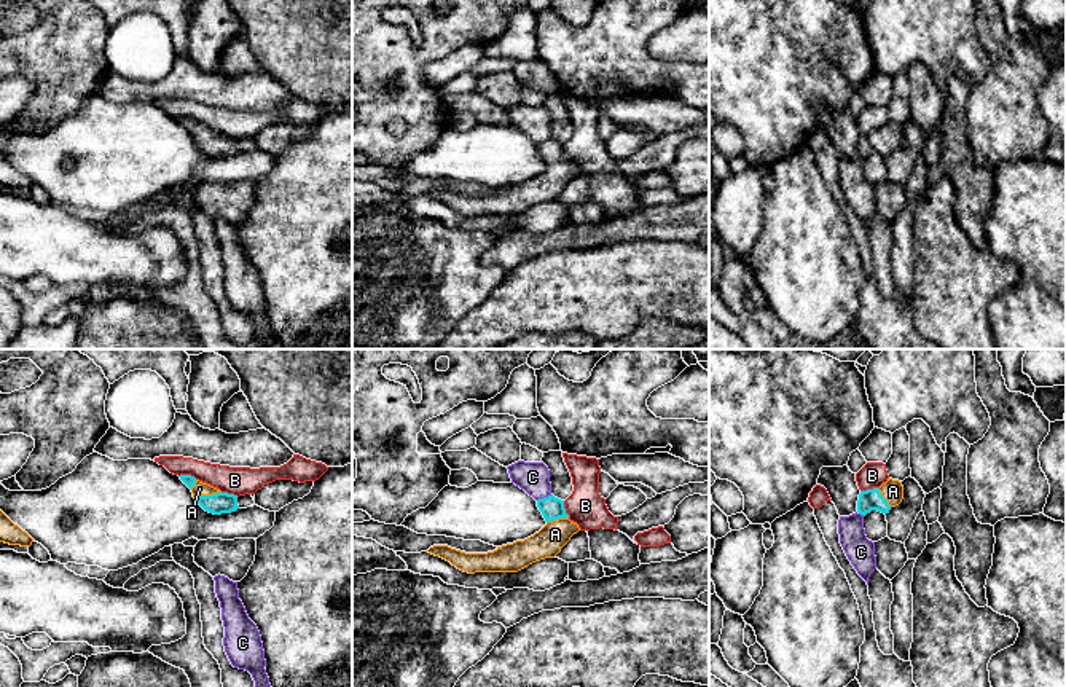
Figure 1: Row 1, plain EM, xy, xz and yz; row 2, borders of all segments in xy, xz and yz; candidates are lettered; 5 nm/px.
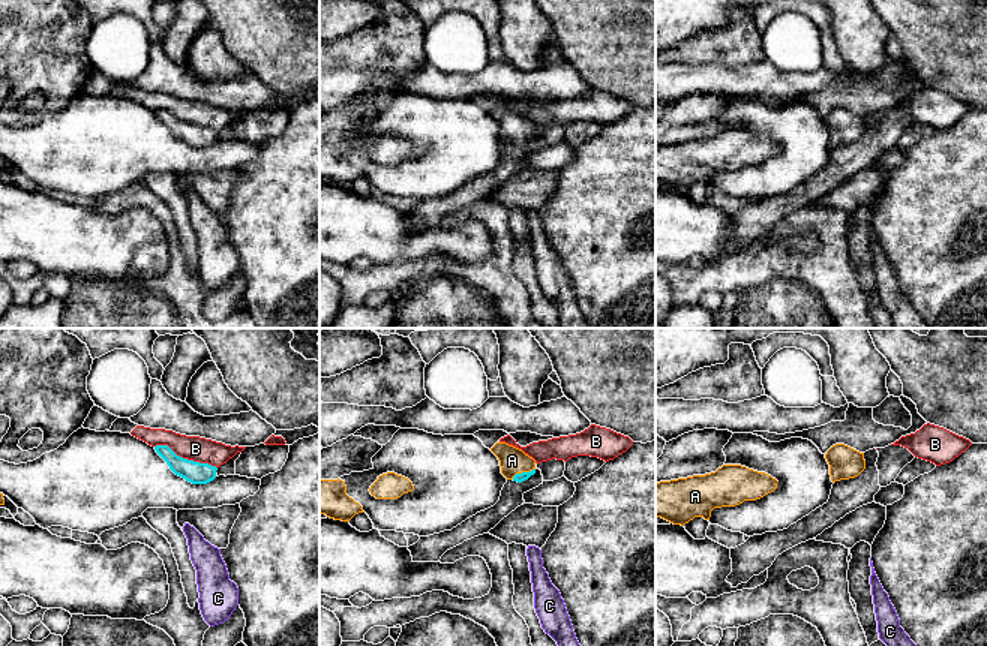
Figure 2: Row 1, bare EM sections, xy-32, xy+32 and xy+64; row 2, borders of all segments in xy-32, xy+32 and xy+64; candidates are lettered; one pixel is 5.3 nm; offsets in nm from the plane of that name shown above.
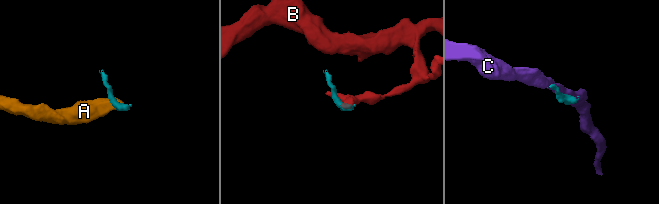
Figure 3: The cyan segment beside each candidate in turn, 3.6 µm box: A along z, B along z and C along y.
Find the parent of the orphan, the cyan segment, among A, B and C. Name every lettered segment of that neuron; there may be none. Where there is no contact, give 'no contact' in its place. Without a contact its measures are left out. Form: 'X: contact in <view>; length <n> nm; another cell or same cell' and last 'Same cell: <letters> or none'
A: contact in xy; length 130 nm; same cell
B: contact in xz; length 90 nm; another cell
C: contact in xz; length 90 nm; another cell
Same cell: A

